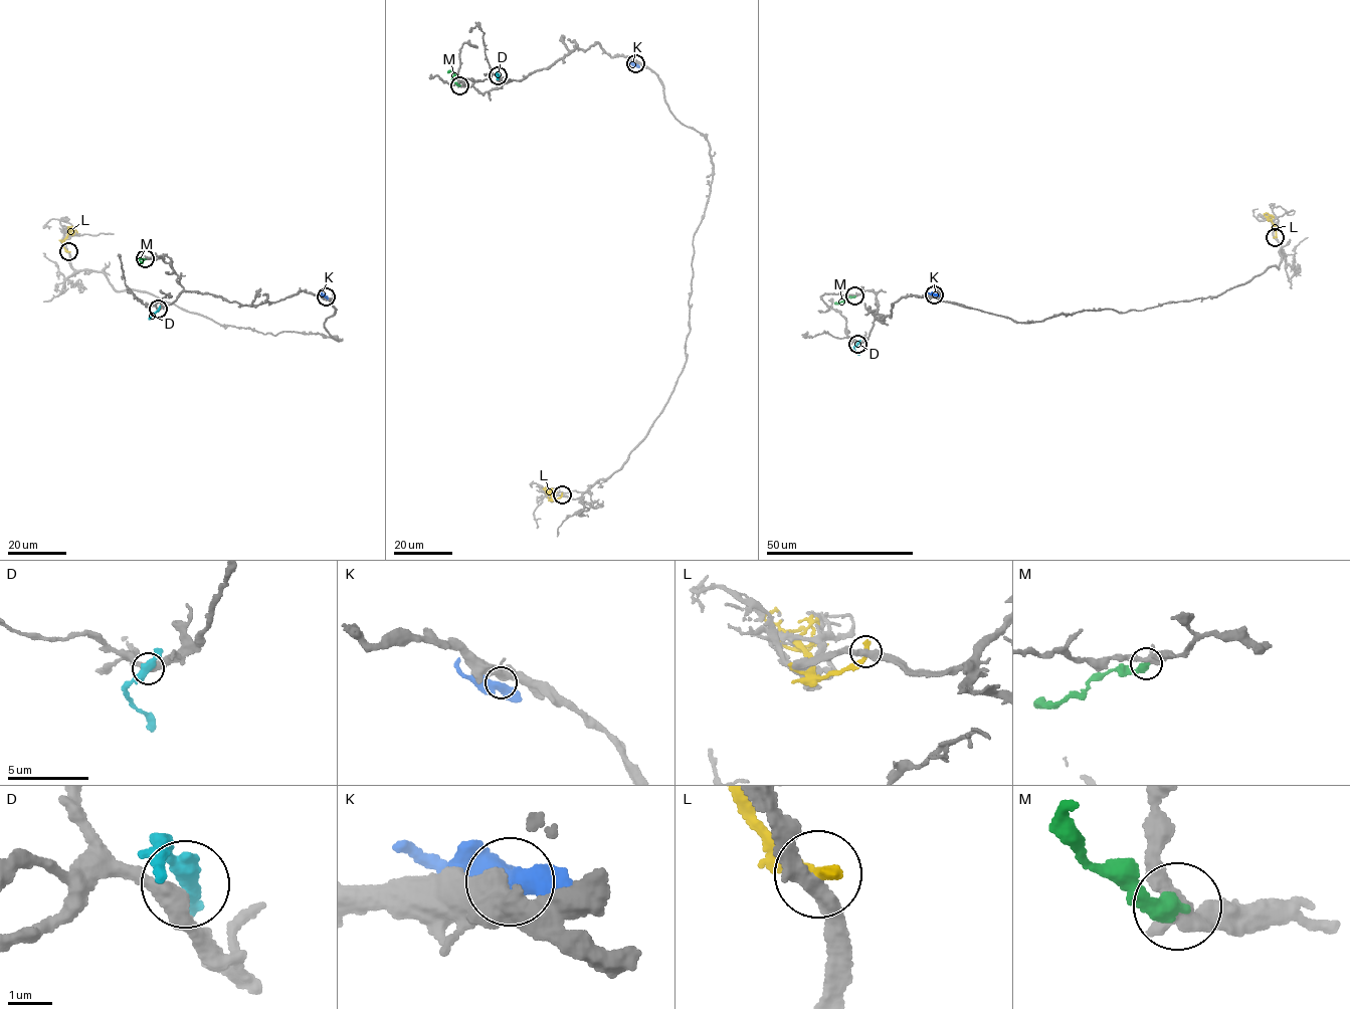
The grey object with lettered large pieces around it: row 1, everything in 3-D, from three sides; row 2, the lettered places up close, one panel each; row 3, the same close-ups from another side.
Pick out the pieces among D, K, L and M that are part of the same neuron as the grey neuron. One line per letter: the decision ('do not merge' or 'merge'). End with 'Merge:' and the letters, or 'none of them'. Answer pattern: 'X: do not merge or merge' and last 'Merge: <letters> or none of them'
D: do not merge
K: do not merge
L: do not merge
M: do not merge
Merge: none of them

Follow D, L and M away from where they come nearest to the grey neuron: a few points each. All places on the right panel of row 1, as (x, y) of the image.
D: (857, 343), (854, 347), (858, 355)
L: (1275, 237), (1276, 228), (1264, 215), (1267, 213)
M: (854, 295), (836, 301)

